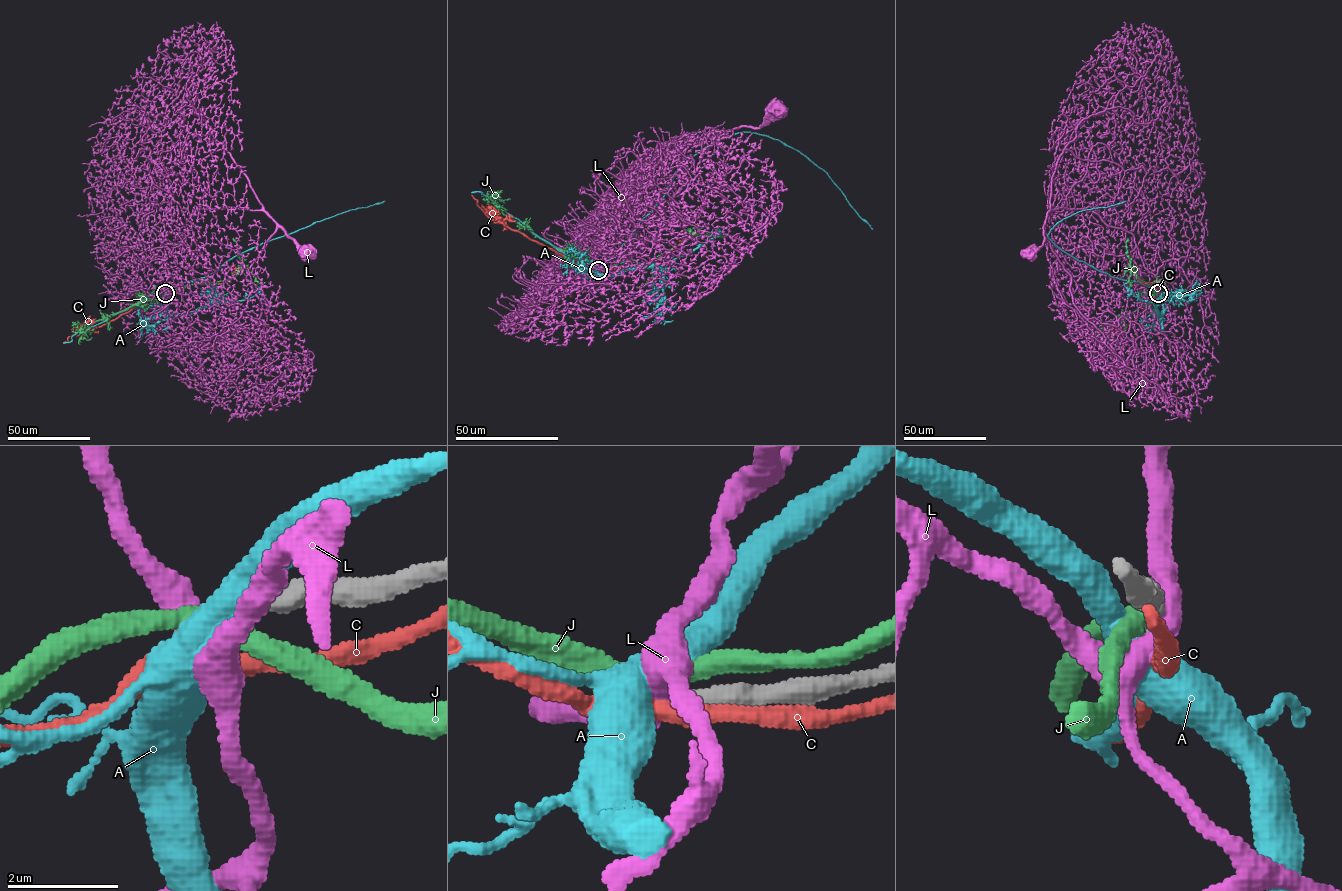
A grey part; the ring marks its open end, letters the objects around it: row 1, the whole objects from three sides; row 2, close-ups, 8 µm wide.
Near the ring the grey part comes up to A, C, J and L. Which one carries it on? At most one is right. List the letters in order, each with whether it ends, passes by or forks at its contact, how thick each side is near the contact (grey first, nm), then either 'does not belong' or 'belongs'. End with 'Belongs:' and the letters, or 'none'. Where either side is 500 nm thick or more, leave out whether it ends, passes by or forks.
A: it passes by; 320 nm thick on the grey side, 400 nm on the other; belongs
C: it passes by; 300 nm thick on the grey side, 280 nm on the other; does not belong
J: it passes by; 360 nm thick on the grey side, 400 nm on the other; does not belong
L: it passes by; 360 nm thick on the grey side, 480 nm on the other; does not belong
Belongs: A

